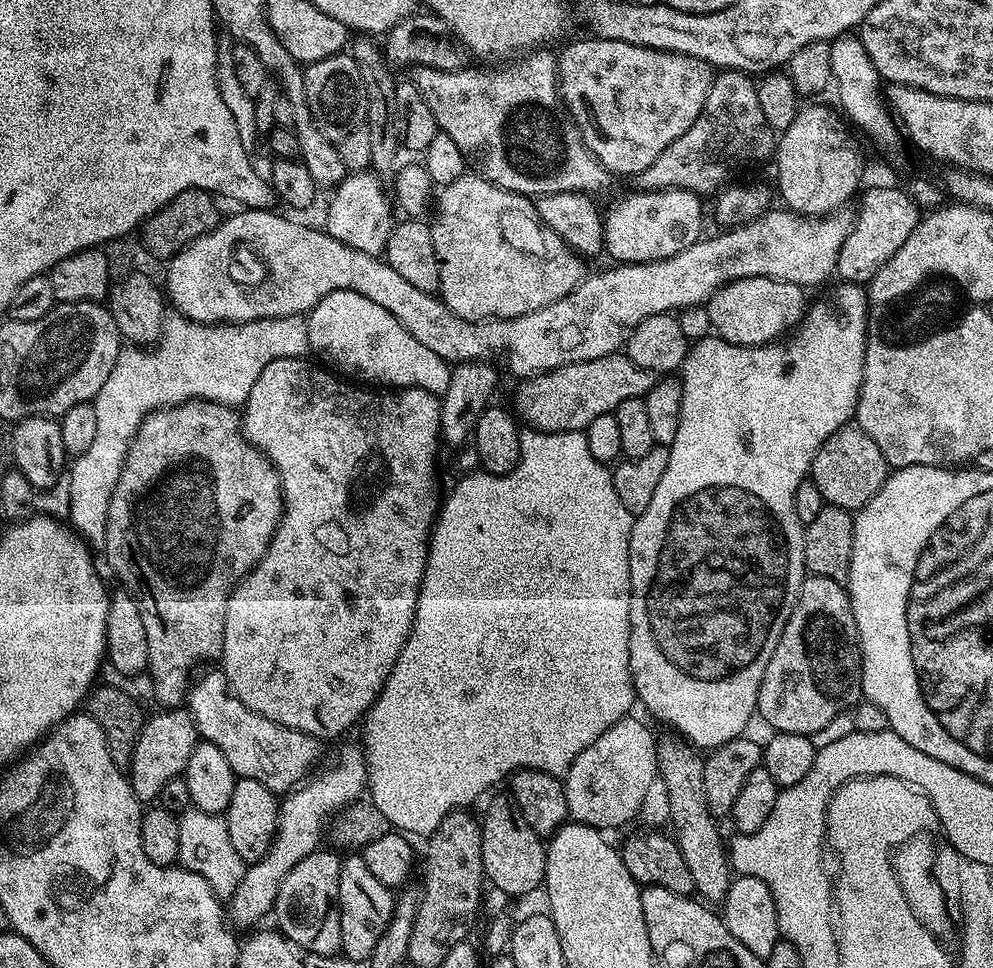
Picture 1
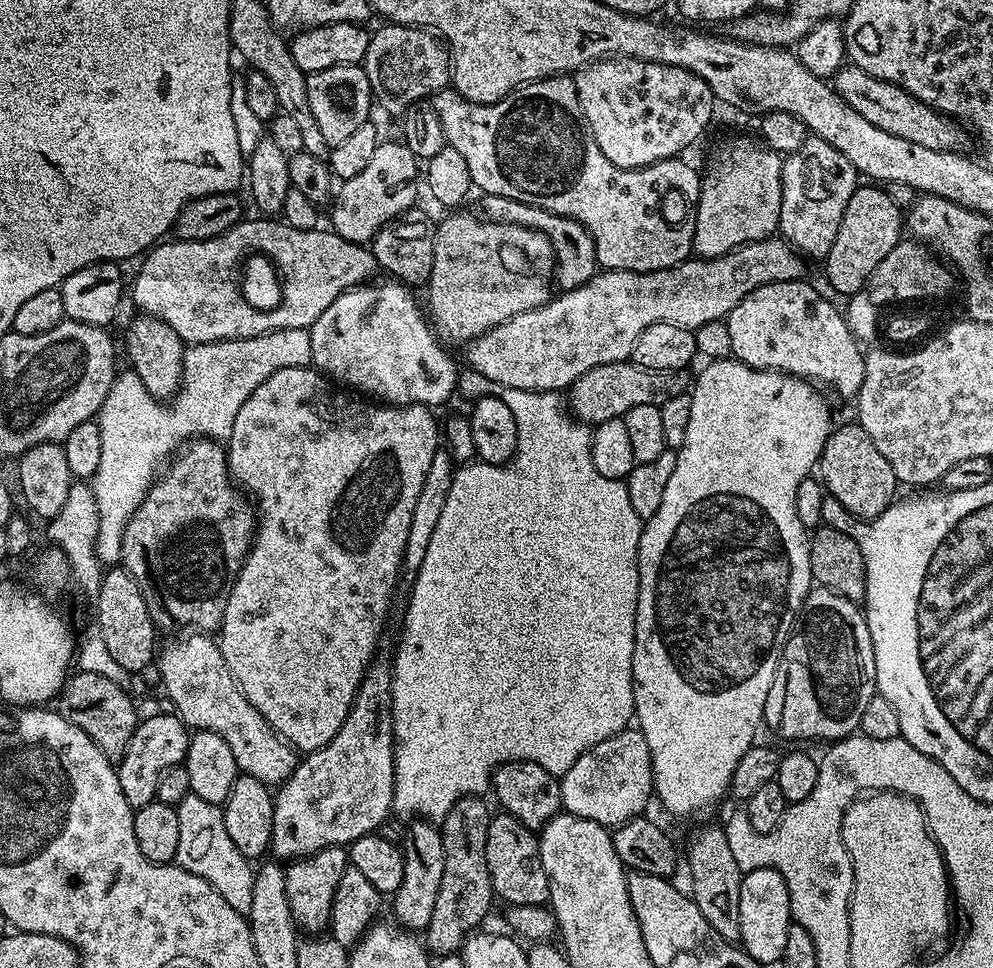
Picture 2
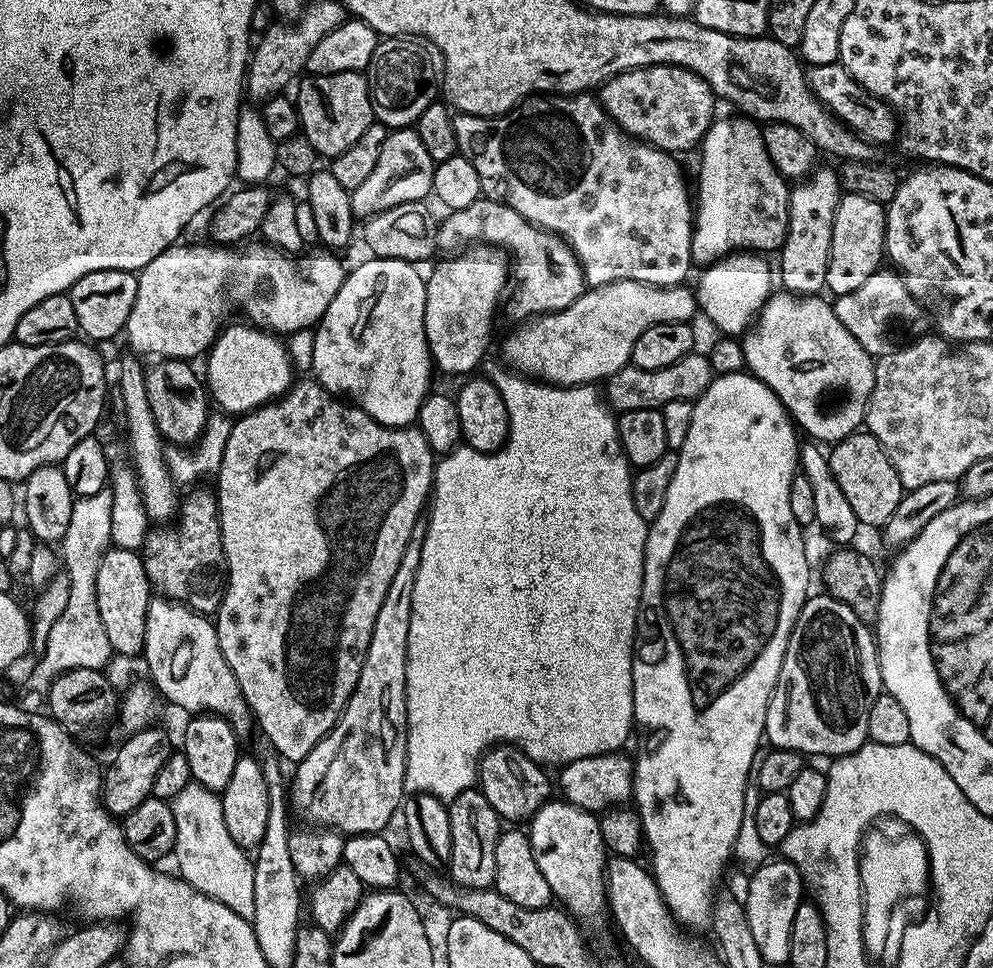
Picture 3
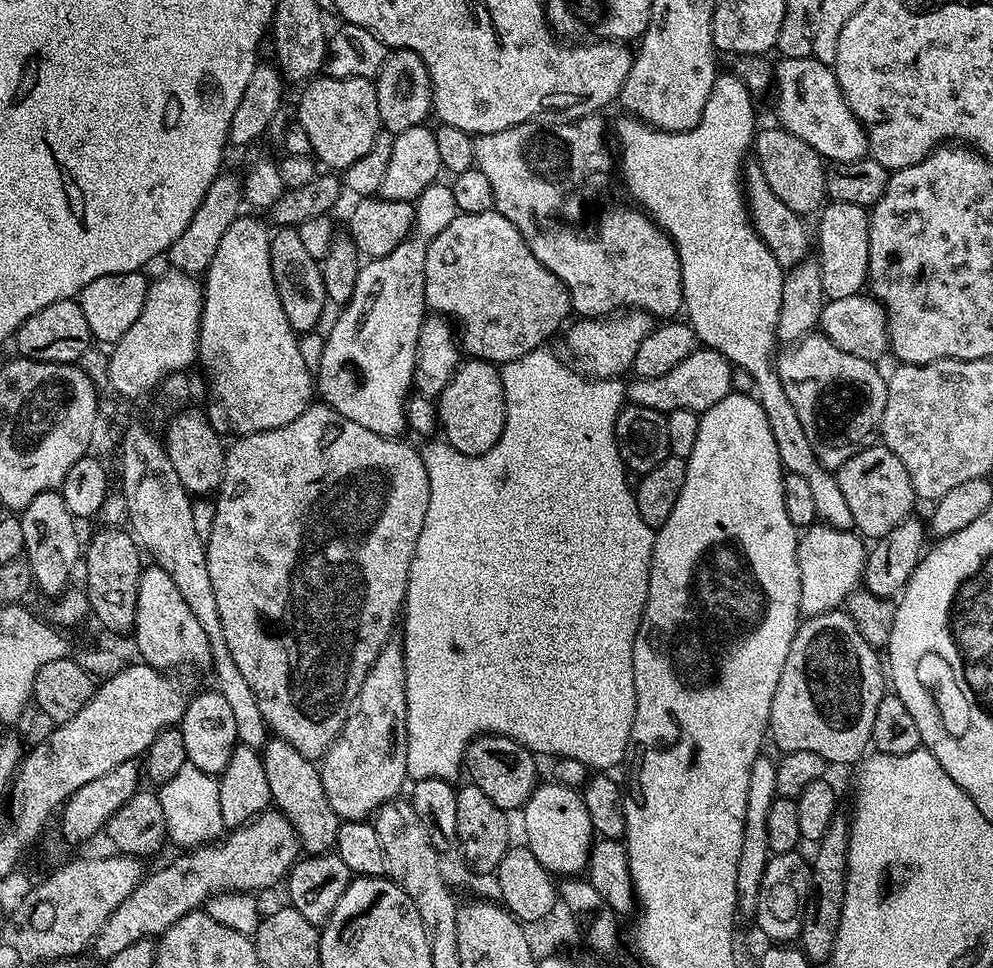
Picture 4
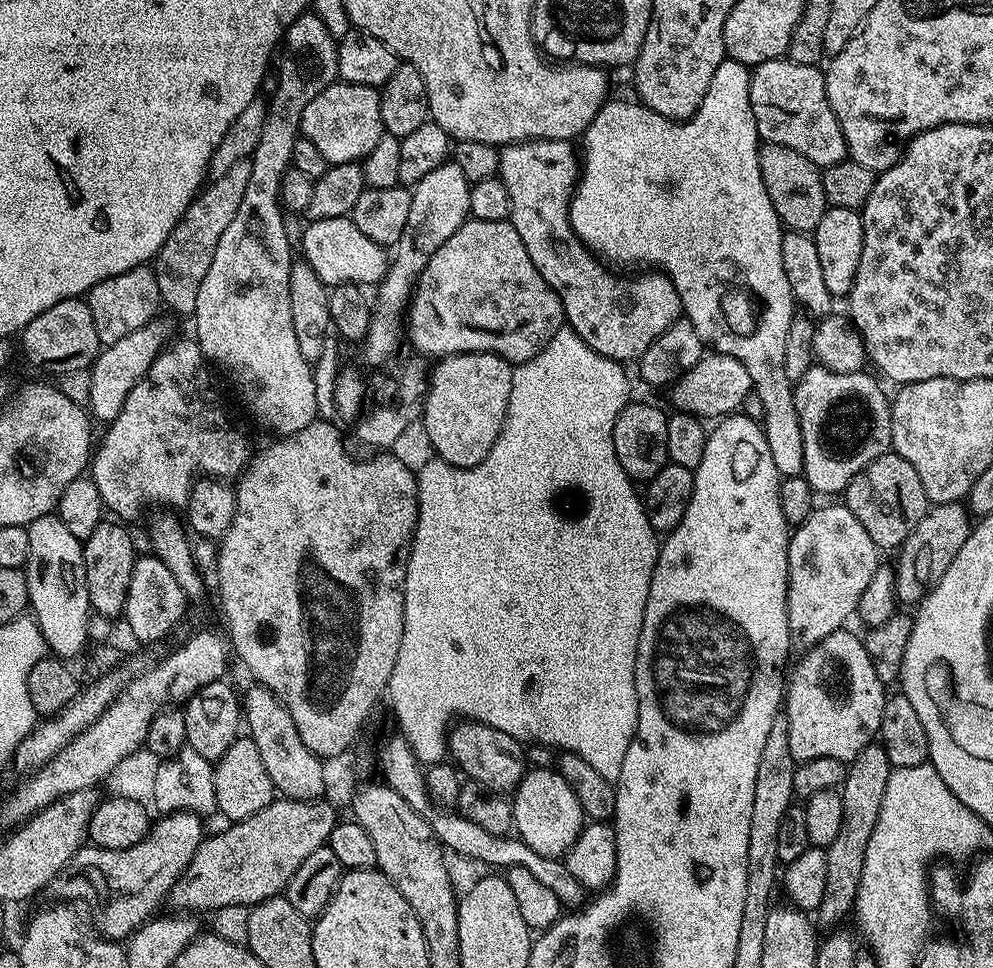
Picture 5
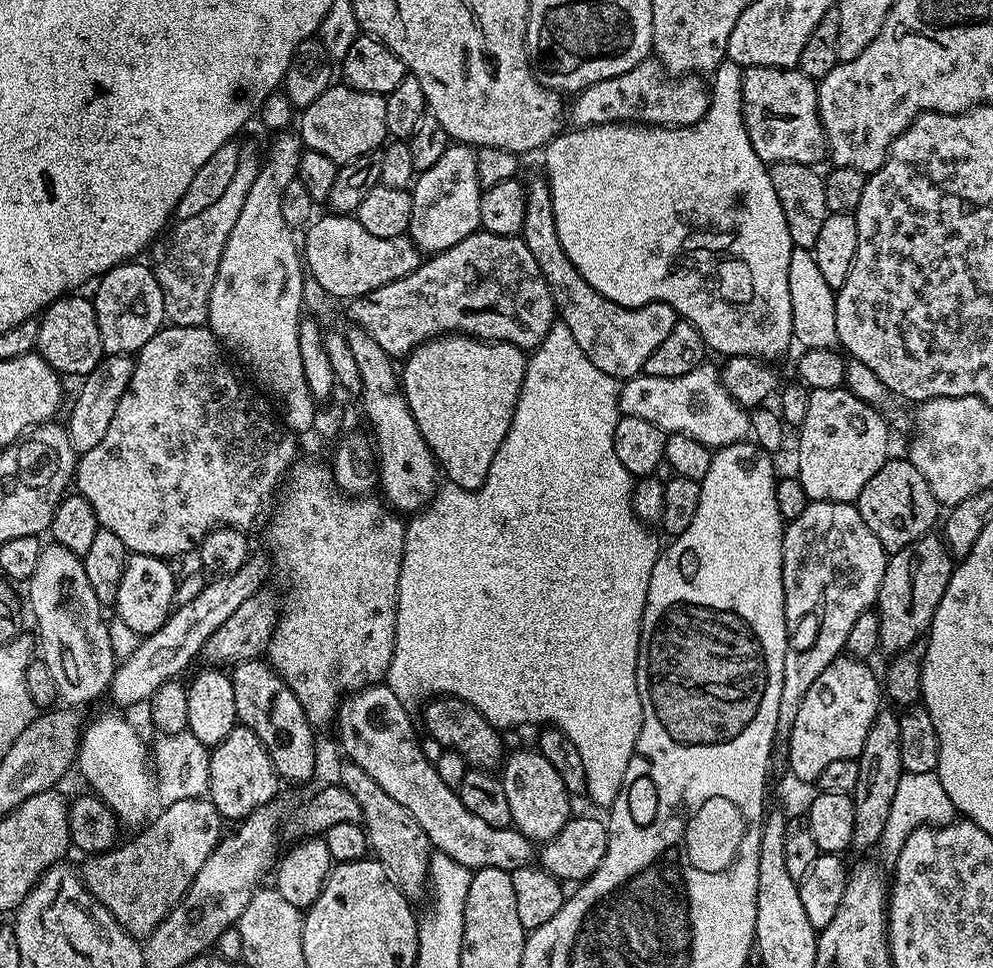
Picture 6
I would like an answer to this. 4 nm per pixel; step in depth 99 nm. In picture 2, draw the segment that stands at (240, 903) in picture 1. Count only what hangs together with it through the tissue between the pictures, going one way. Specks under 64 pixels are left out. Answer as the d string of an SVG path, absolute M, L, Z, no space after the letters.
M383 654L377 655L368 669L352 703L342 730L324 748L309 752L297 763L288 779L279 785L274 799L274 826L270 852L277 861L291 862L309 856L323 848L339 848L358 838L371 836L392 812L392 662Z

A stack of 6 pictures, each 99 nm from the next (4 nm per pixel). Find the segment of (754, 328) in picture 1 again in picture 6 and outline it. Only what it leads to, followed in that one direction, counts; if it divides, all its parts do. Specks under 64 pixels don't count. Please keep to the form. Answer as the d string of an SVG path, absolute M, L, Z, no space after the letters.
M841 386L830 390L811 389L808 394L806 418L798 425L800 432L800 453L796 456L796 468L802 490L806 490L809 501L829 500L830 502L853 503L862 486L878 474L878 470L890 459L888 452L888 424L879 416L877 409L860 400L847 388Z

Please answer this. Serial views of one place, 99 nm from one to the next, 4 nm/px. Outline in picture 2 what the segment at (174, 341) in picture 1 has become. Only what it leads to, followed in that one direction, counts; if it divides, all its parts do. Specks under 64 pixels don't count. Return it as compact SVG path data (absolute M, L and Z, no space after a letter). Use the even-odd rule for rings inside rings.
M283 328L256 336L253 340L219 340L209 344L194 344L184 349L184 376L180 380L180 390L171 401L172 408L161 402L142 386L142 378L131 370L121 371L116 381L110 386L110 394L106 394L106 402L98 413L98 423L102 436L102 455L98 461L98 470L92 476L90 485L98 510L98 534L96 552L101 564L116 566L120 564L122 554L122 534L126 534L126 526L144 501L158 475L158 469L192 437L211 438L217 442L227 441L232 433L234 418L238 418L238 410L242 410L242 402L250 398L250 394L274 370L282 370L290 366L307 368L312 364L310 350L310 331L307 328ZM180 416L196 416L192 420L192 432L188 424Z

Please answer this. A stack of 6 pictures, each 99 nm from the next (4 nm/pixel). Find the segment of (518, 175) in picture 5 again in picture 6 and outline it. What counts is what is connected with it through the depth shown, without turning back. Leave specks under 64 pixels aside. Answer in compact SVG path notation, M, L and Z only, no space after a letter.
M539 179L526 184L522 238L530 254L534 254L538 270L542 270L546 286L550 286L559 323L570 326L574 342L582 346L582 354L586 354L586 358L590 358L590 362L594 362L602 374L610 374L618 382L631 380L633 376L643 373L646 358L650 358L655 348L666 339L666 334L674 330L678 319L676 311L662 302L641 308L623 308L598 294L598 290L594 290L594 286L590 286L590 282L586 282L586 278L574 270L570 258L566 258L566 250L562 250L562 242L558 242L554 226L552 195L547 179Z

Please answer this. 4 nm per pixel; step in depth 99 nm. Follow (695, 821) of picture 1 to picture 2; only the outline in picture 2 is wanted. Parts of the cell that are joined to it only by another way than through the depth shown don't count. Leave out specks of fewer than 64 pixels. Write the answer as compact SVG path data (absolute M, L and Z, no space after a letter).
M723 827L700 828L692 836L688 844L688 876L692 879L690 895L702 910L702 918L714 926L714 930L722 938L733 942L740 939L738 926L738 894L740 893L741 872L738 862L734 862L734 854L726 843Z

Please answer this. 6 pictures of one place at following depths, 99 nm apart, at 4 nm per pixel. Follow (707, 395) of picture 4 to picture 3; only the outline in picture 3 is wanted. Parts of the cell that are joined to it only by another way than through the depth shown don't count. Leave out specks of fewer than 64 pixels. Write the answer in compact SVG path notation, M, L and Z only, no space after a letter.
M692 351L686 358L678 358L674 366L666 366L662 370L642 370L631 366L618 370L607 381L606 403L617 413L630 410L646 410L647 408L664 408L666 402L675 400L696 401L714 378L712 364L707 355L699 356L699 351Z

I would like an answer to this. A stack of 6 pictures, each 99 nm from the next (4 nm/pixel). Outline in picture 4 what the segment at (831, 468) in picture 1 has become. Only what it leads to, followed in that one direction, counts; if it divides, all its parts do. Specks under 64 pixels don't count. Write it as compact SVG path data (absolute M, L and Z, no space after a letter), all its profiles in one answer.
M876 442L862 448L854 458L850 458L834 472L838 486L842 486L842 494L850 506L852 523L861 537L875 542L881 540L894 526L913 515L912 507L918 504L914 486L910 482L910 474L900 459L883 443Z

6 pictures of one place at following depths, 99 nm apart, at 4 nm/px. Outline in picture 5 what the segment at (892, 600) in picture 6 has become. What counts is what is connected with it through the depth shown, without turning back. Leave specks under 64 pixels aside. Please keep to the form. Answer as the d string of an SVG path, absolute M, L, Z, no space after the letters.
M963 503L955 504L932 504L928 513L910 530L910 534L900 545L894 571L896 574L896 599L901 605L919 605L920 601L927 596L928 591L934 587L950 570L950 562L962 550L962 542L972 533L974 524L970 519L970 513Z

